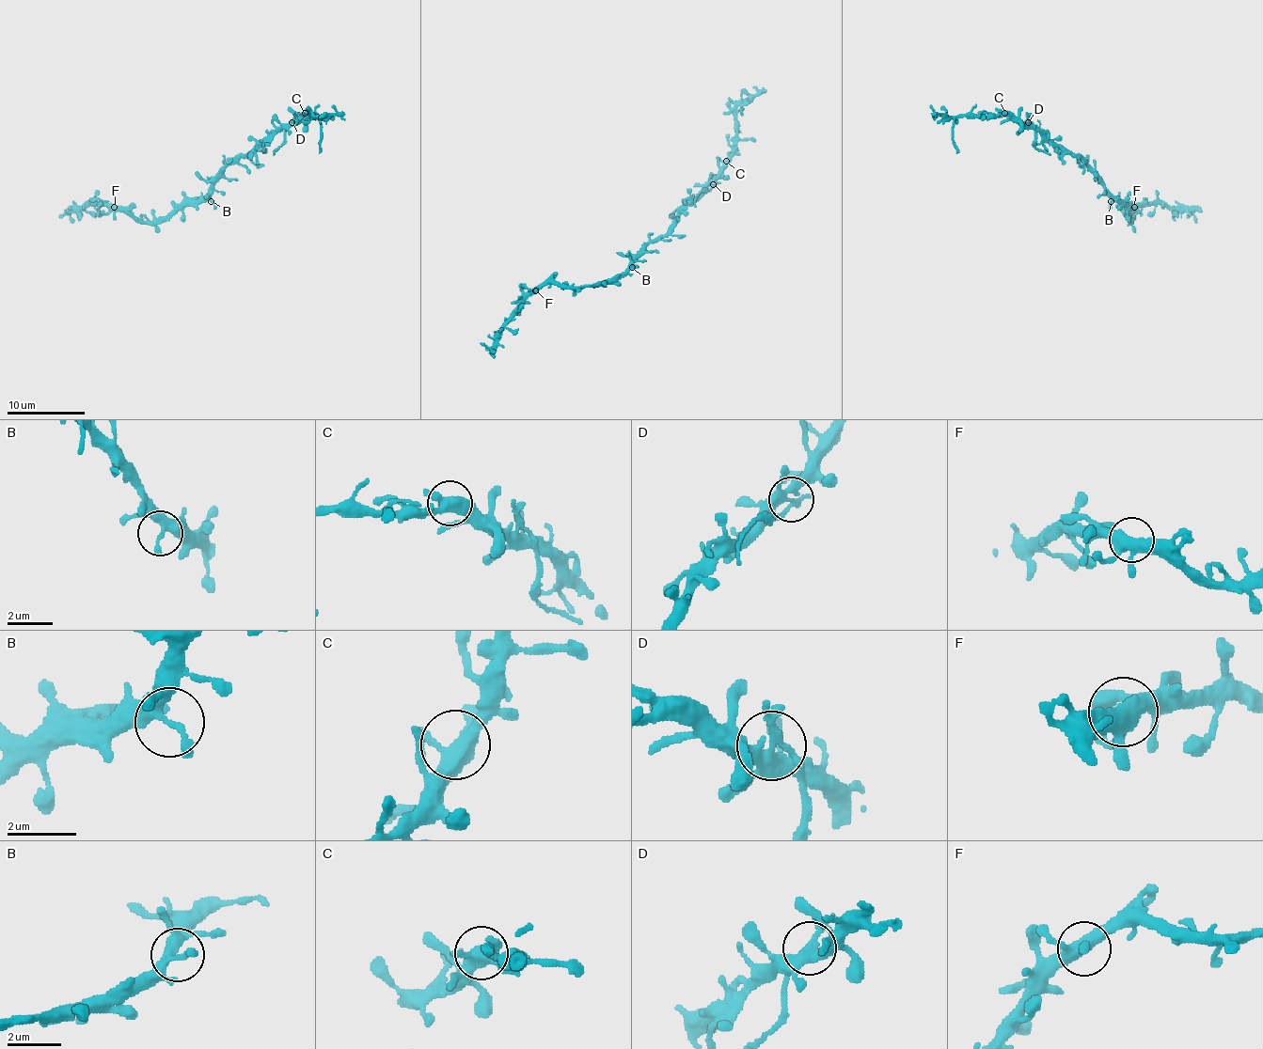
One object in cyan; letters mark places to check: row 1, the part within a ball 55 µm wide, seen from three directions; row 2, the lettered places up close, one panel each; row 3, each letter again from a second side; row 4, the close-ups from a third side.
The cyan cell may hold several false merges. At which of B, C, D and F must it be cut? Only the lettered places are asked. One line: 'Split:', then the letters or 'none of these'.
Split: D

